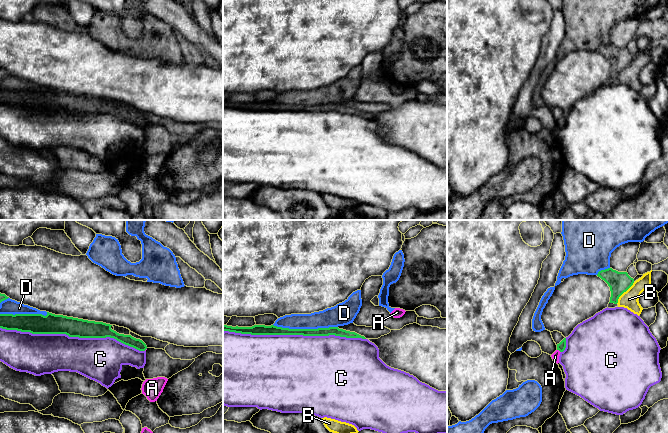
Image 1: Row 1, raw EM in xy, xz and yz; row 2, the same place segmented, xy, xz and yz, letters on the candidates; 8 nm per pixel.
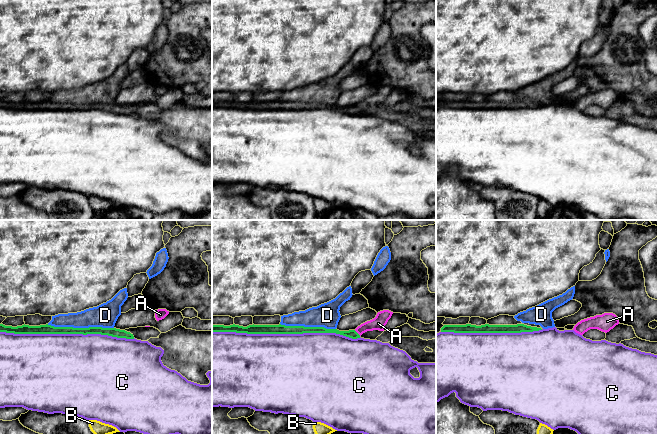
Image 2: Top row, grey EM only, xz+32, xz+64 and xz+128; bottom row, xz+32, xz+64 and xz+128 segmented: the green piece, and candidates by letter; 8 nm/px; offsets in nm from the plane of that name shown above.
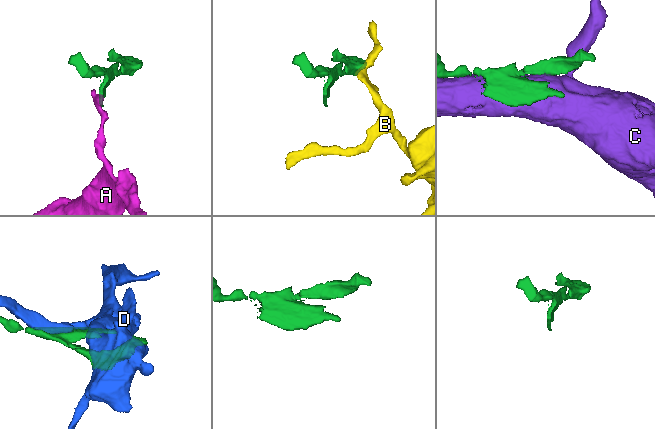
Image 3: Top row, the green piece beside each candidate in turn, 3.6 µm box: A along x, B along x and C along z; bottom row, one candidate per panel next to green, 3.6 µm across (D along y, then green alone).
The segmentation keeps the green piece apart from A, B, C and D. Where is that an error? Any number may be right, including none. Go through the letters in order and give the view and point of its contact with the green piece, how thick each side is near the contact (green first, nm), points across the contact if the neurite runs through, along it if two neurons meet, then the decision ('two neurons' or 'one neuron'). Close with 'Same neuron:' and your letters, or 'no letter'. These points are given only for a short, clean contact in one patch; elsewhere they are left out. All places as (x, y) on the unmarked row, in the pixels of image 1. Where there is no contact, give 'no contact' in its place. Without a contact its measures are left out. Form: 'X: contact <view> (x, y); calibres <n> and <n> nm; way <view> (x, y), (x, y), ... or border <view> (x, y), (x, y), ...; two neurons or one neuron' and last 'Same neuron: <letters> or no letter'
A: contact yz (559, 126); calibres 70 and 60 nm; border yz (557, 125), (560, 128); two neurons
B: contact yz (623, 68); calibres 180 and 140 nm; two neurons
C: contact xy (72, 112); calibres 160 and 320 nm; two neurons
D: contact xz (305, 105); calibres 80 and 160 nm; two neurons
Same neuron: no letter

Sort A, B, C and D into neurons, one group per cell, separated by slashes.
A / B / C / D

